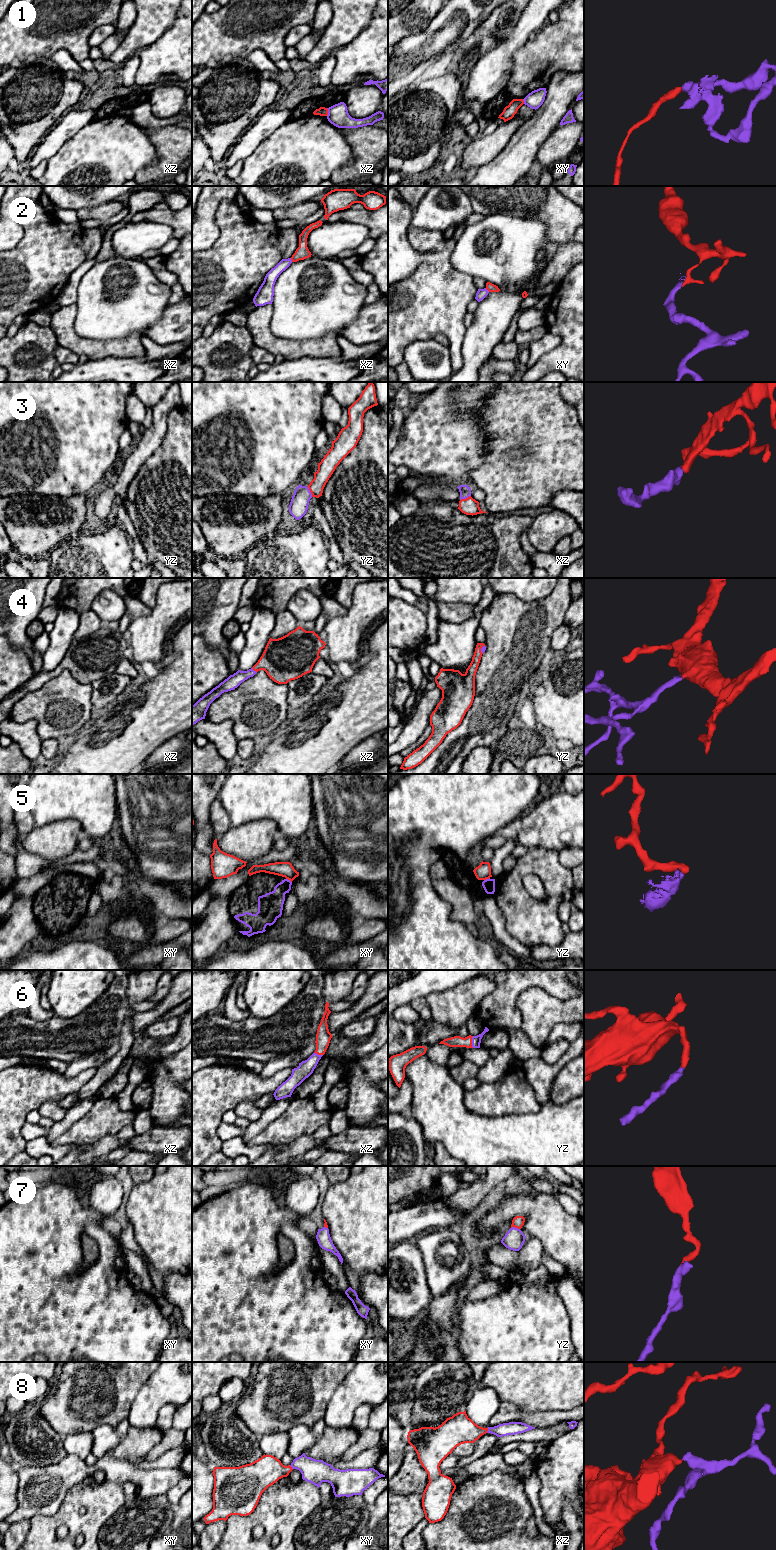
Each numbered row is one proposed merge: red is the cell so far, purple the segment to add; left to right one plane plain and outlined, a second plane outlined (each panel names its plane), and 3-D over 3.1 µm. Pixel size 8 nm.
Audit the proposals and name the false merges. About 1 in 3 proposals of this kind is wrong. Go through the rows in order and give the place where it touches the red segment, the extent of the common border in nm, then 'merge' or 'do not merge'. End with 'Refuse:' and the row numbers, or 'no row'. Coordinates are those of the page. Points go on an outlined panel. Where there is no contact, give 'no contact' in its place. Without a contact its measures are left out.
1: meets red in xz at (327, 112); contact 60 nm long; do not merge
2: meets red in xz at (291, 259); contact 40 nm long; do not merge
3: meets red in xz at (466, 498); contact 100 nm long; merge
4: meets red in xz at (254, 670); contact 60 nm long; merge
5: meets red in xy at (289, 879); contact 60 nm long; do not merge
6: meets red in yz at (471, 1042); contact 100 nm long; merge
7: meets red in yz at (515, 1227); contact 70 nm long; merge
8: meets red in xz at (487, 1430); contact 40 nm long; merge
Refuse: 1, 2, 5

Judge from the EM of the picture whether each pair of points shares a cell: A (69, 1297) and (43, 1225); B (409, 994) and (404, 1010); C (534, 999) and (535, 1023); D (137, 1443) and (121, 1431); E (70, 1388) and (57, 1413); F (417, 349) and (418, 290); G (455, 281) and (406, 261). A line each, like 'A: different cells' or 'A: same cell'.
A: same cell
B: different cells
C: same cell
D: different cells
E: same cell
F: different cells
G: different cells

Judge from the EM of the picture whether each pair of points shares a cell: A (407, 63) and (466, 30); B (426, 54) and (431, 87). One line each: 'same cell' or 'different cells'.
A: same cell
B: different cells

